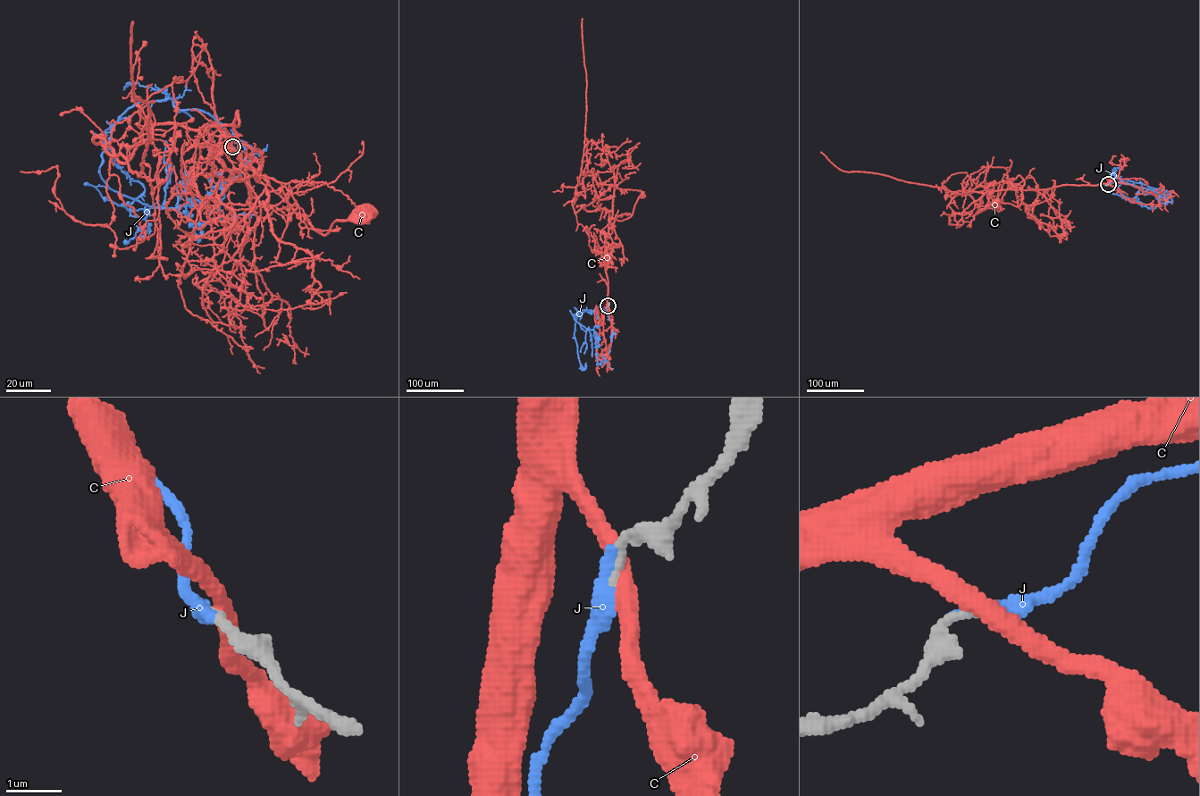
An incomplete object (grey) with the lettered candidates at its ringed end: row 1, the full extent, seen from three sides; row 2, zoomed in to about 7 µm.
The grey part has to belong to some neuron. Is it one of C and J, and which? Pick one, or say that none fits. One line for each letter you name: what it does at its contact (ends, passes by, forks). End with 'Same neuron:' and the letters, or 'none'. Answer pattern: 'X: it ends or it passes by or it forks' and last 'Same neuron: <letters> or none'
J: it ends
Same neuron: J

